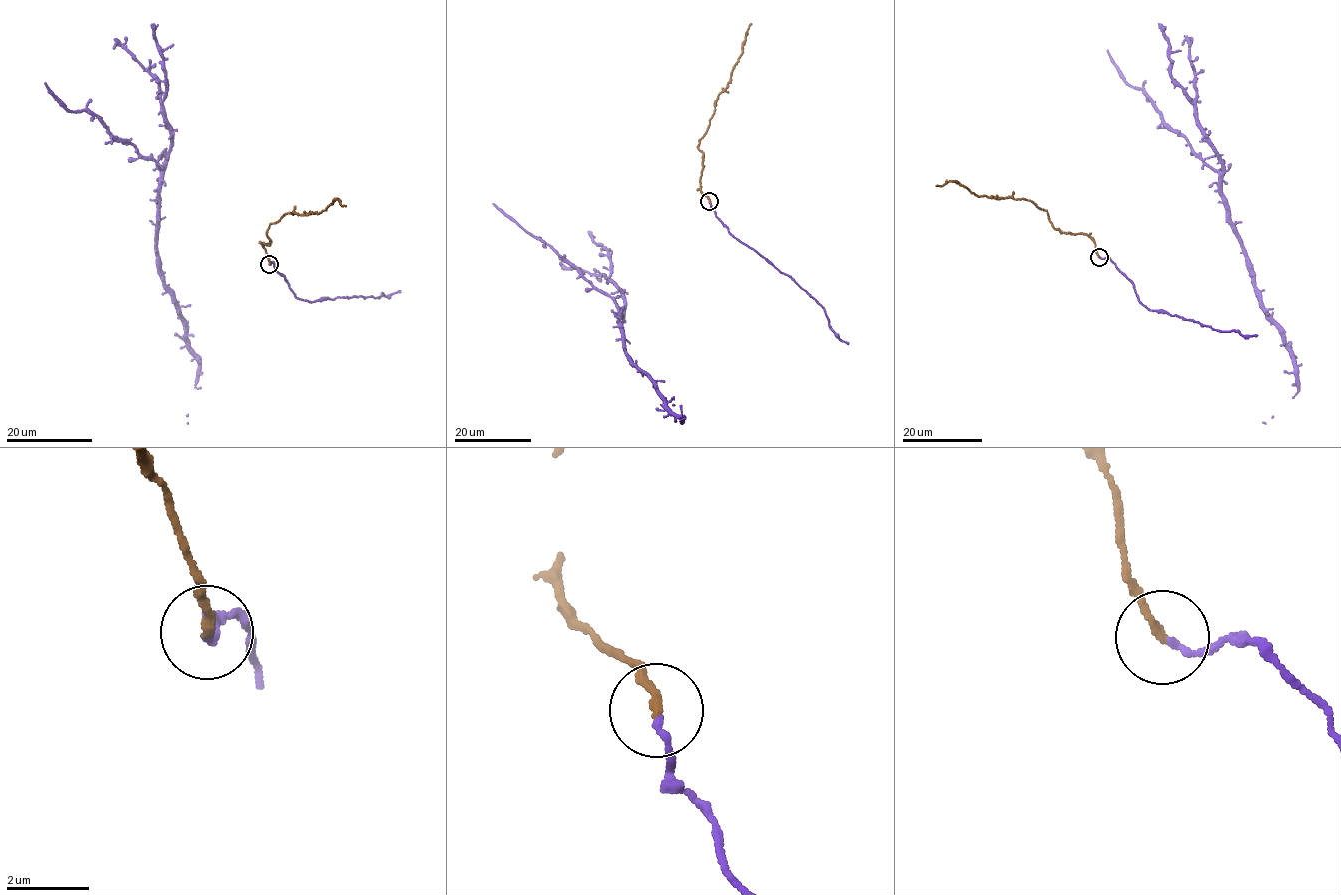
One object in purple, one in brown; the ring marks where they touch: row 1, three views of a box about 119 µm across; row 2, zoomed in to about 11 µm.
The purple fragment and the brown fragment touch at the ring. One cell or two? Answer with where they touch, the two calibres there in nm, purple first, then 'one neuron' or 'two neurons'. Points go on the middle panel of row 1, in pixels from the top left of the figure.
at (709, 201); 160 nm thick on the purple side, 200 nm on the other; one neuron

